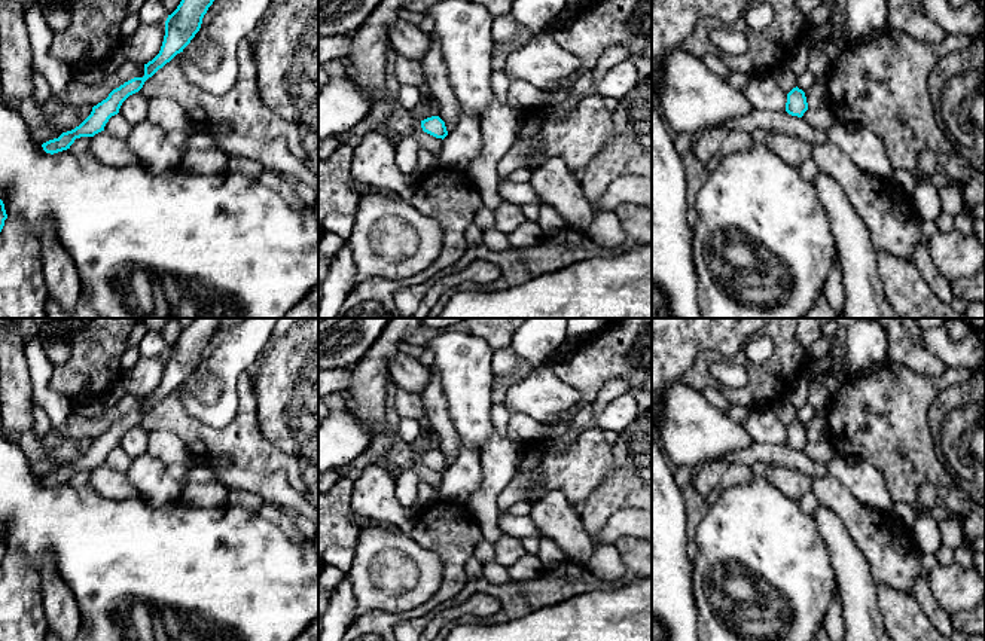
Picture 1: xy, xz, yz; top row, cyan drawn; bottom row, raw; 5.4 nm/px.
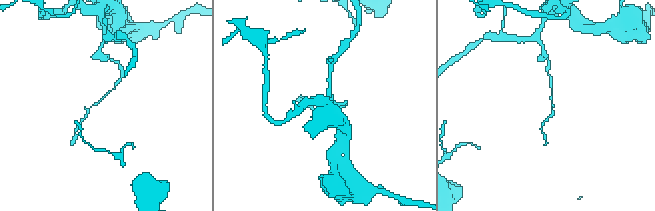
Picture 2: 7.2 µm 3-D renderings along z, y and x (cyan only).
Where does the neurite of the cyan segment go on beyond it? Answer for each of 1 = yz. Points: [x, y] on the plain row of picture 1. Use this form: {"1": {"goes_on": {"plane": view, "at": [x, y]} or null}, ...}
{"1": {"goes_on": null}}

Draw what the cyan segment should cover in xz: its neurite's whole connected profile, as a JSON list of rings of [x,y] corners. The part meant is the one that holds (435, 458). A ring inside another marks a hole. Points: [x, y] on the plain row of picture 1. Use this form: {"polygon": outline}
{"polygon": [[[431,449],[431,451],[421,454],[421,461],[424,466],[436,471],[443,473],[448,468],[445,455],[439,449]]]}

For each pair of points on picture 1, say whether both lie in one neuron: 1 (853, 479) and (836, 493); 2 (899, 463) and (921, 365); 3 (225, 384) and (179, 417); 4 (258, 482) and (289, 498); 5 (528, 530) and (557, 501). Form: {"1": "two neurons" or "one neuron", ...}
{"1": "two neurons", "2": "two neurons", "3": "two neurons", "4": "one neuron", "5": "two neurons"}

